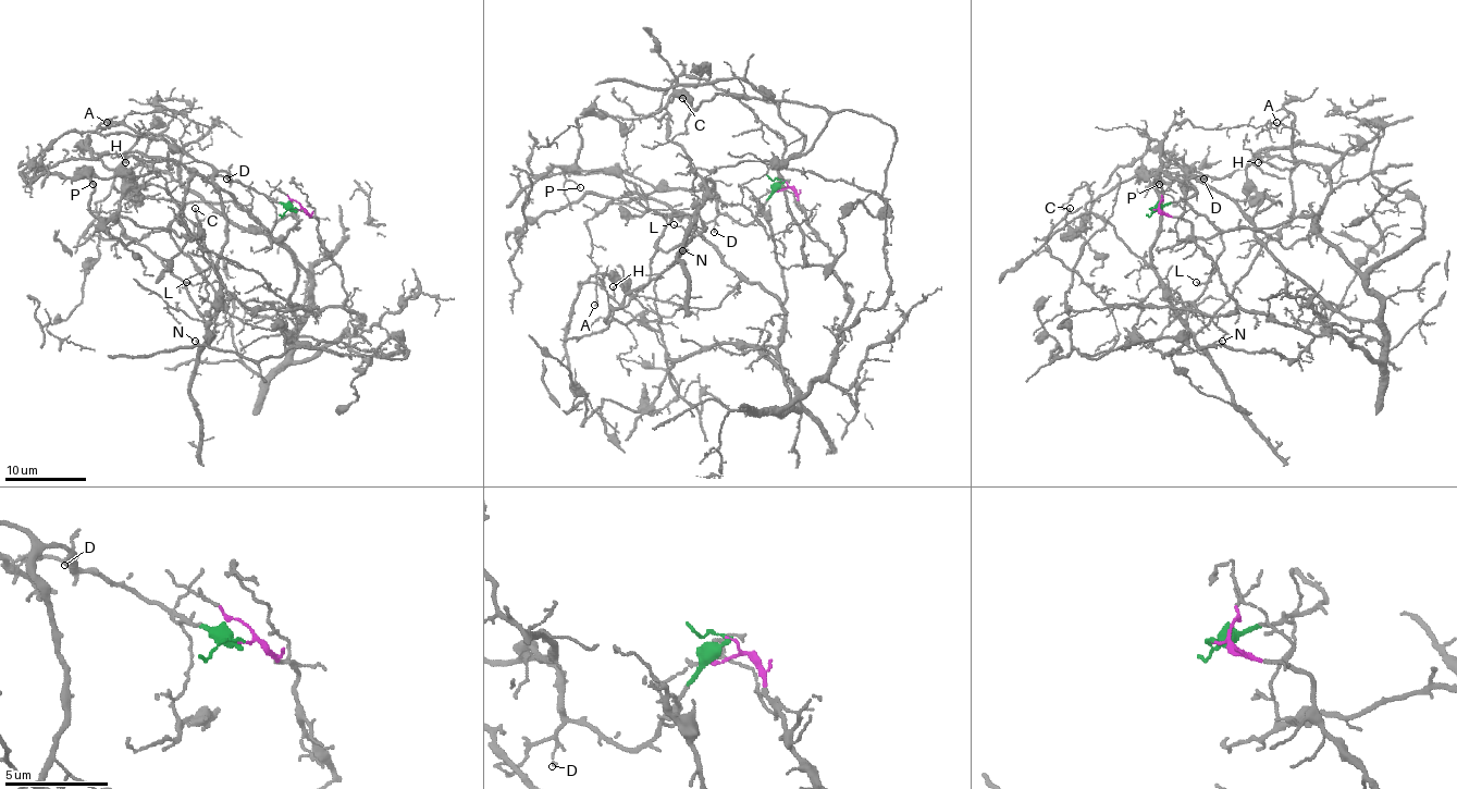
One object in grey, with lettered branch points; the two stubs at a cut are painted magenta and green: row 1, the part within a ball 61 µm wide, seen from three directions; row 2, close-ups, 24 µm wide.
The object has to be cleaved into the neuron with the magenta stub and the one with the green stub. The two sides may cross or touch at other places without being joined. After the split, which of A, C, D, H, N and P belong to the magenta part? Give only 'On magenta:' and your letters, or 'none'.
On magenta: H

